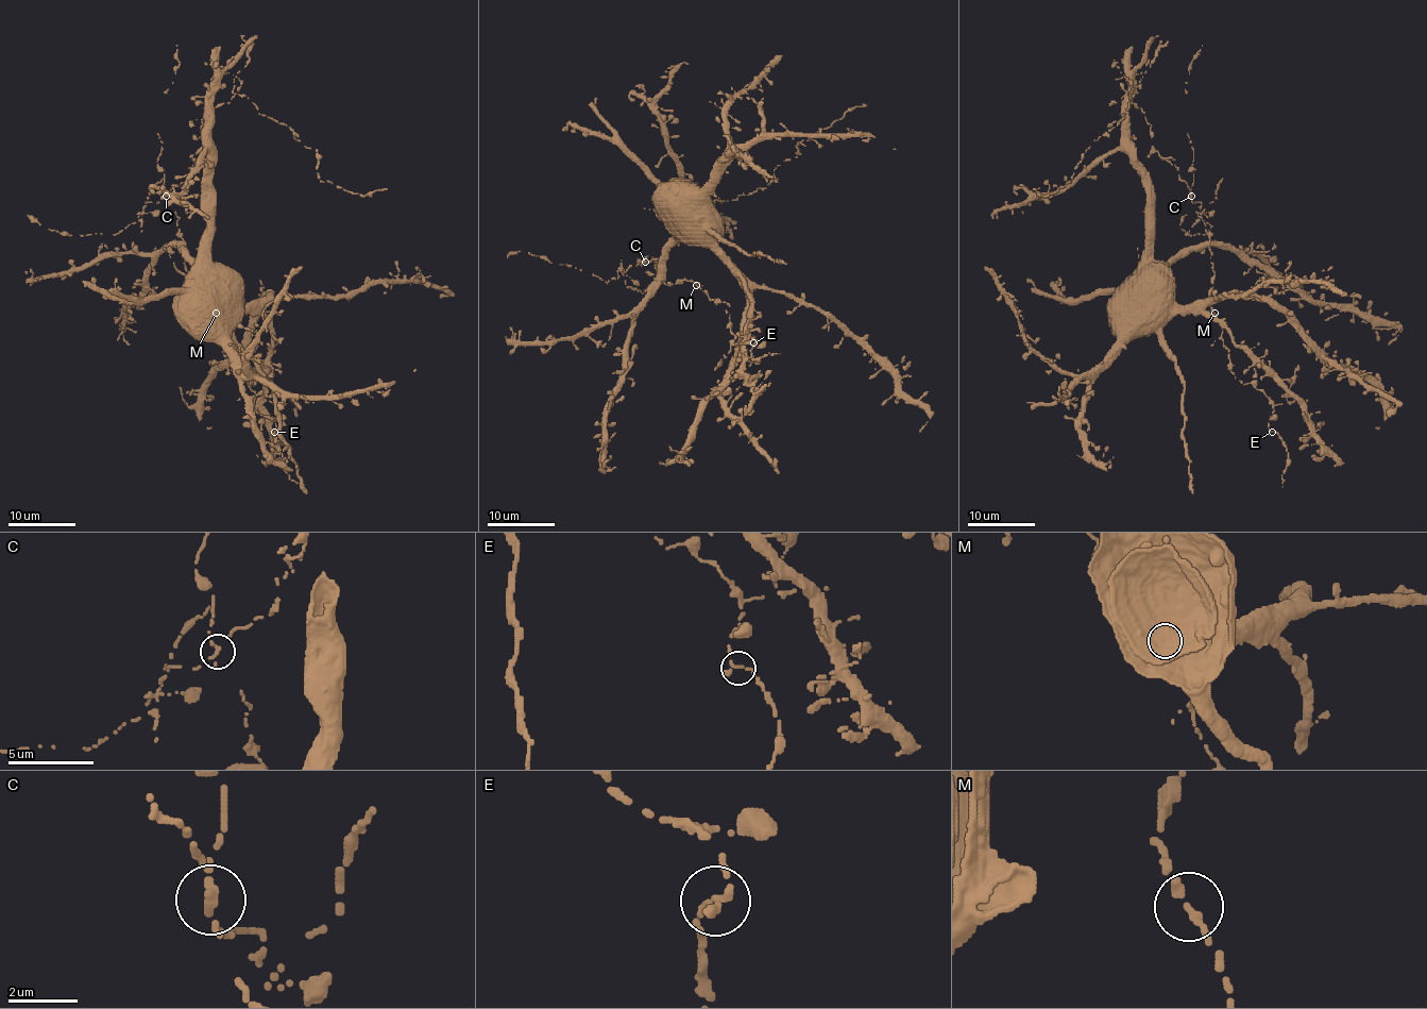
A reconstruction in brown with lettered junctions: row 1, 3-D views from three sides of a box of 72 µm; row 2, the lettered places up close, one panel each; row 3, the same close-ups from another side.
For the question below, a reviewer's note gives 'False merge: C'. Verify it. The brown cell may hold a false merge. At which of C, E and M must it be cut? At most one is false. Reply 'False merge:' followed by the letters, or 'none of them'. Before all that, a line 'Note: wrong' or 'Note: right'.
Note: right
False merge: C

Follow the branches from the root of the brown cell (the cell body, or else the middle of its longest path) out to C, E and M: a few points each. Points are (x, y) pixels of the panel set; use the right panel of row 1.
C: (1121, 299), (1147, 250), (1147, 173), (1130, 139), (1130, 85), (1117, 62), (1151, 146), (1190, 196)
E: (1121, 299), (1182, 255), (1207, 247), (1215, 272), (1207, 299), (1229, 367), (1269, 398), (1272, 432)
M: (1121, 299), (1124, 293), (1144, 289), (1182, 255), (1207, 247), (1215, 272), (1207, 299), (1215, 313)

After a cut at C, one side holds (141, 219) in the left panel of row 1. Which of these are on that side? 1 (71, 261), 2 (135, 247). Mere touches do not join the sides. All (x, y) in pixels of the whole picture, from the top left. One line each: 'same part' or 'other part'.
1: other part
2: other part

